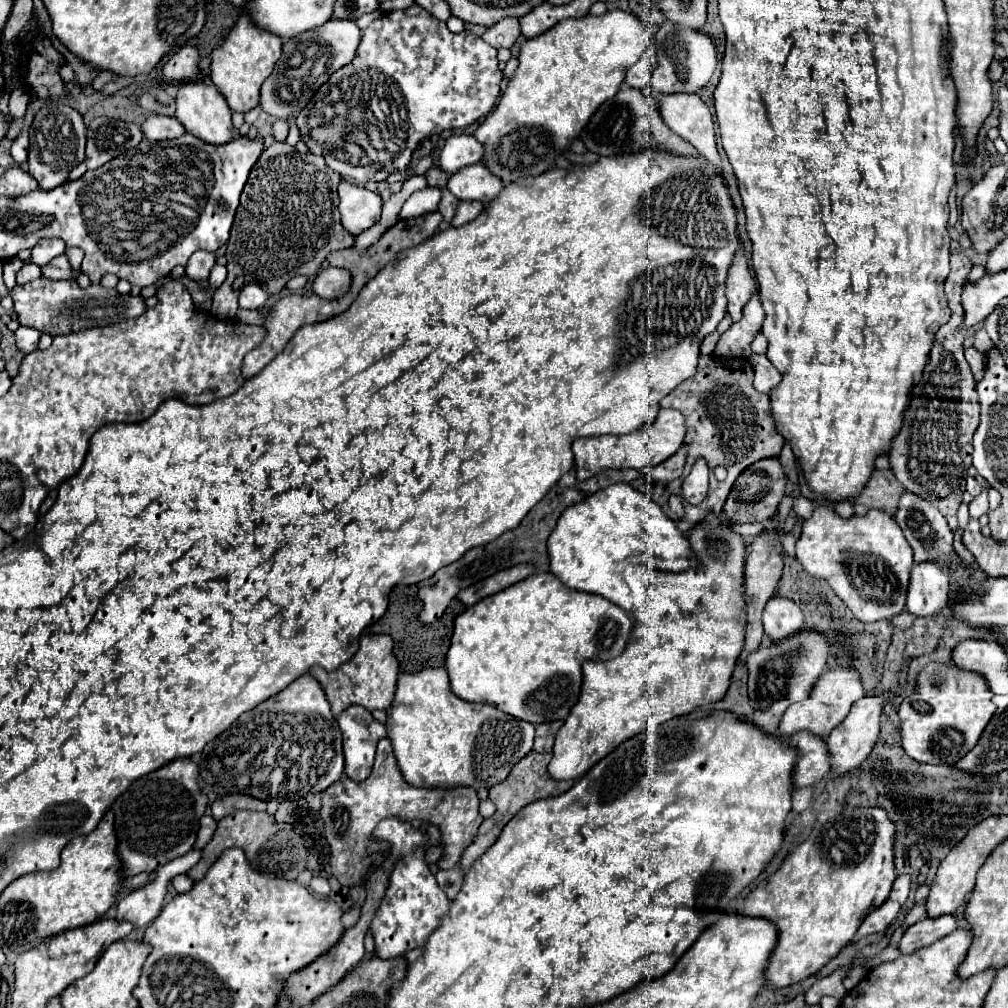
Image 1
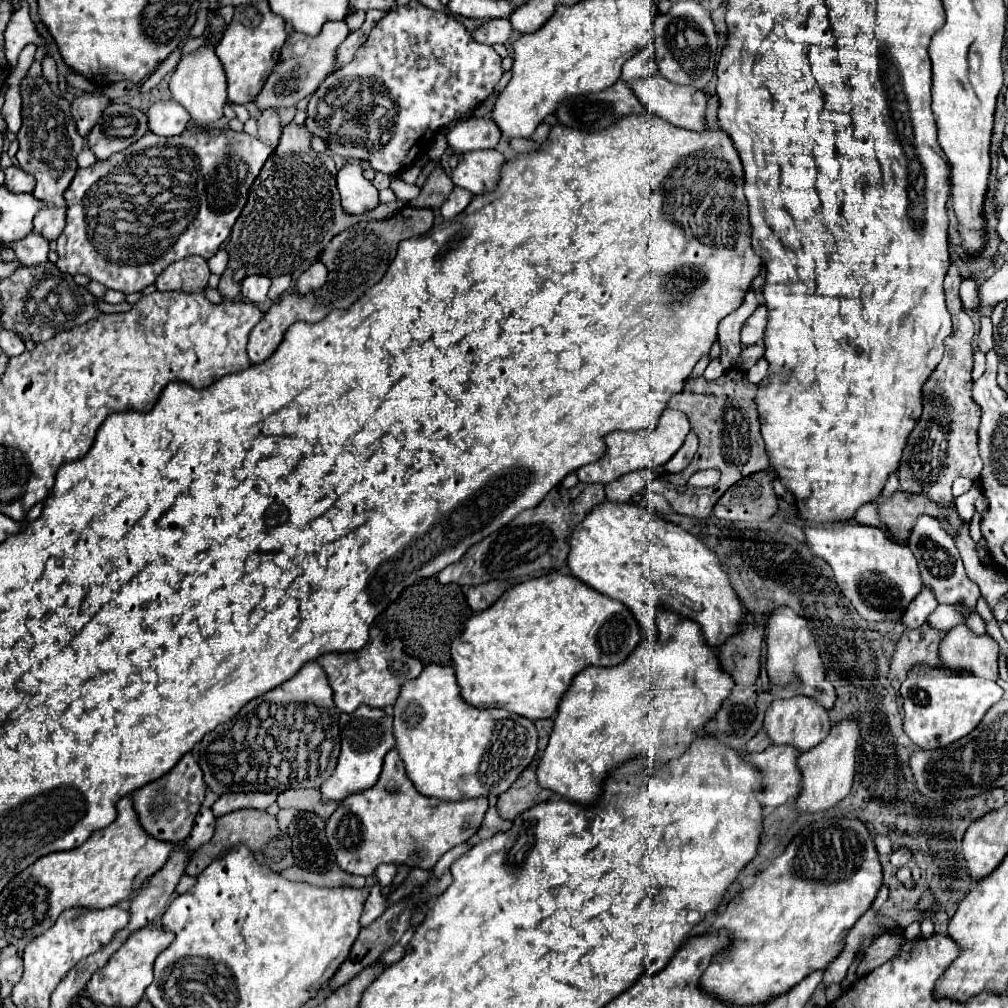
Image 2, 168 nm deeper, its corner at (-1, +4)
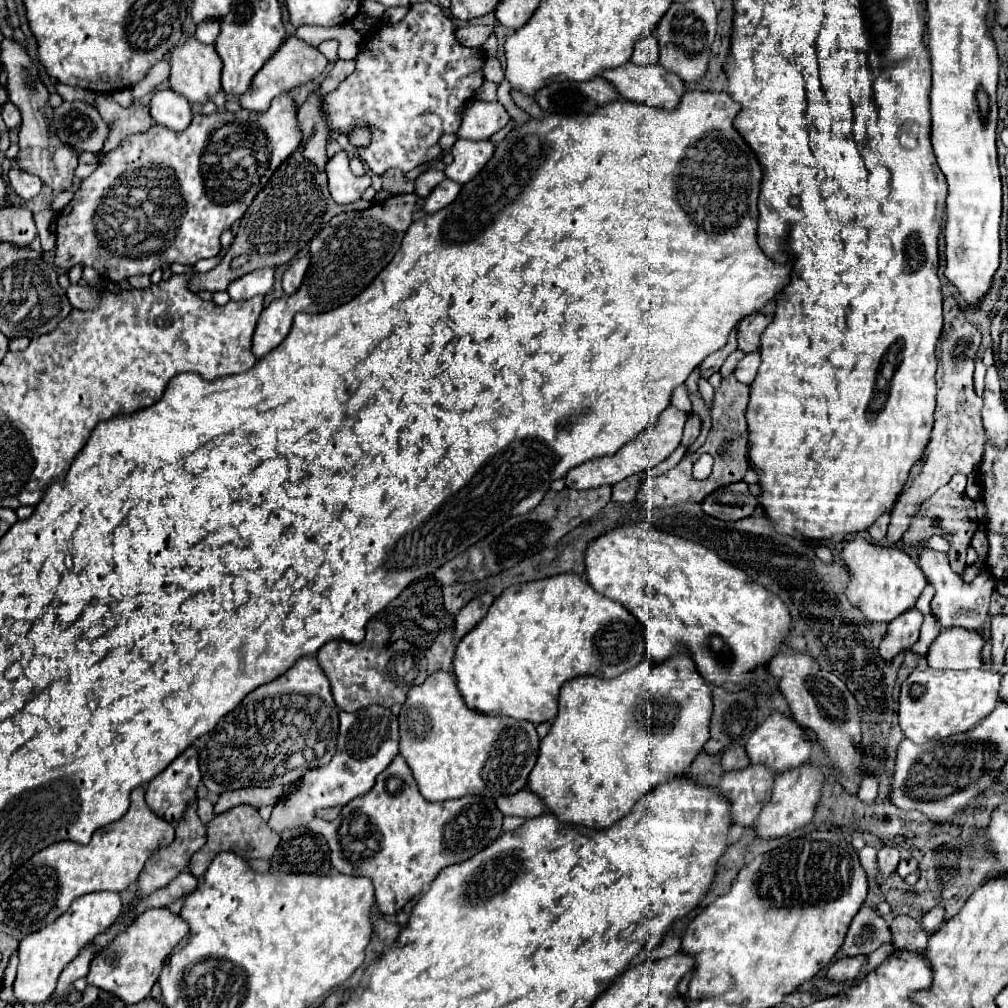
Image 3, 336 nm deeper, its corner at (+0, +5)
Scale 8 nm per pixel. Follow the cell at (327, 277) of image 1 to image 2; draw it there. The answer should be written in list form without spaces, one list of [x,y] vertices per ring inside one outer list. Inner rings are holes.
[[[320,261],[312,263],[312,265],[296,279],[296,291],[298,291],[300,295],[306,295],[306,293],[322,287],[322,285],[326,283],[326,275],[328,275],[328,271],[326,271],[326,267],[324,267]]]

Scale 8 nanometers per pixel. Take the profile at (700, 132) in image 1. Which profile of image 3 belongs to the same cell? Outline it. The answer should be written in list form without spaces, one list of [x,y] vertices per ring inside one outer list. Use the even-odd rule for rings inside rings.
[[[627,62],[617,70],[609,70],[609,74],[603,74],[603,78],[613,82],[625,100],[649,104],[661,110],[675,110],[687,92],[685,82],[659,64],[637,66]]]

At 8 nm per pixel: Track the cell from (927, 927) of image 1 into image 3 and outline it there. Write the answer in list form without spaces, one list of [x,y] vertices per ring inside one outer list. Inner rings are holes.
[[[853,956],[853,958],[839,958],[835,960],[829,970],[827,970],[827,978],[835,980],[835,982],[855,982],[859,978],[859,972],[865,968],[867,964],[867,956]]]

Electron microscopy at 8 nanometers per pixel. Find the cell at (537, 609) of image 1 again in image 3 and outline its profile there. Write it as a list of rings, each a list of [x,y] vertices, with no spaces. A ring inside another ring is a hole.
[[[557,574],[557,576],[551,576],[551,578],[543,578],[543,580],[535,580],[535,582],[525,582],[525,584],[515,584],[515,586],[509,586],[489,608],[487,616],[471,630],[467,632],[461,642],[457,644],[457,650],[455,650],[455,658],[453,658],[453,664],[455,664],[455,678],[457,678],[457,688],[465,700],[465,704],[481,714],[503,714],[503,716],[511,716],[511,718],[517,718],[517,720],[529,720],[533,724],[541,724],[541,722],[551,722],[555,716],[557,716],[557,696],[559,696],[559,688],[563,682],[571,680],[571,678],[577,678],[577,676],[585,676],[585,674],[591,674],[591,676],[605,676],[605,678],[615,678],[619,676],[621,672],[629,670],[633,664],[641,662],[645,654],[645,644],[643,644],[643,626],[641,622],[637,622],[637,618],[633,618],[633,614],[629,614],[621,604],[605,598],[603,594],[595,592],[591,588],[591,584],[577,576],[577,574]]]

